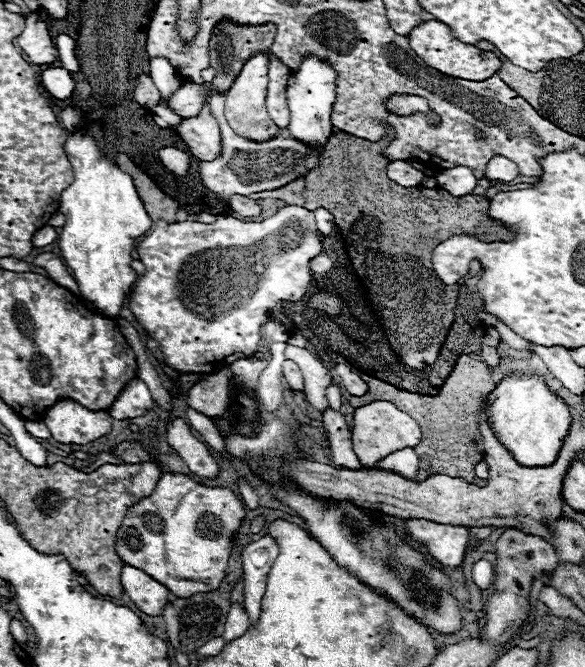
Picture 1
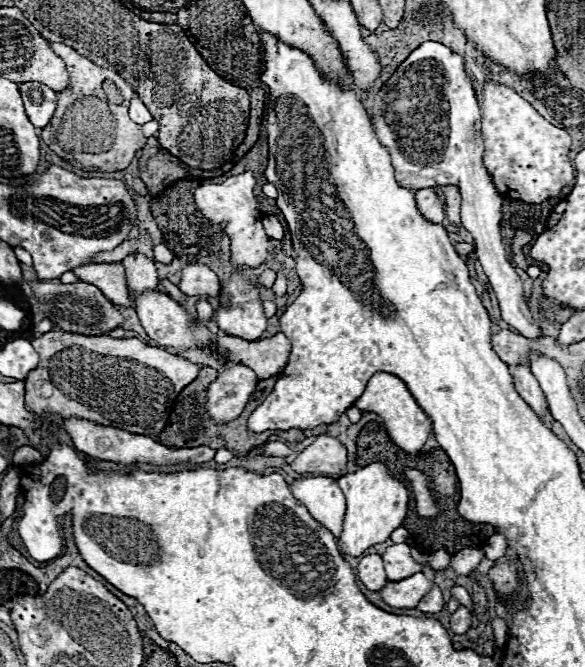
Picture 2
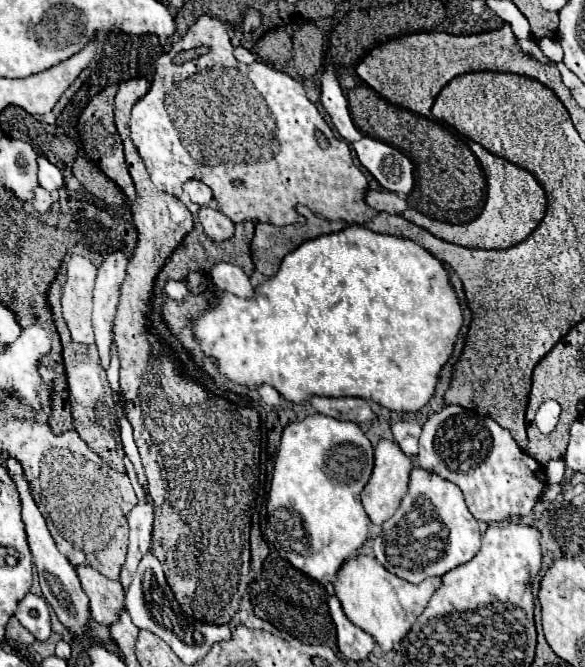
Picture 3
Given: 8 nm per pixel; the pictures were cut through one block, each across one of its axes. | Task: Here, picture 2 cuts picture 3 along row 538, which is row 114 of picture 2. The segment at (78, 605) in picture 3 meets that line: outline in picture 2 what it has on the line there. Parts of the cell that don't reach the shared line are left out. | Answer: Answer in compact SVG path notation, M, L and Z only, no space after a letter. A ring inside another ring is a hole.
M24 82L20 84L20 94L30 122L36 128L44 128L46 124L50 124L56 110L56 92L40 82Z

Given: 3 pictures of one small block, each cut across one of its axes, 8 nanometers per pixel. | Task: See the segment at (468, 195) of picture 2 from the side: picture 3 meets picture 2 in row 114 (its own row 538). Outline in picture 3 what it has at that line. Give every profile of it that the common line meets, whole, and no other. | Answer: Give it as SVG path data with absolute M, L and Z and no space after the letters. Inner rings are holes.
M416 466L410 474L410 488L402 504L382 526L374 538L376 560L392 574L422 582L430 576L442 576L452 568L466 564L480 548L480 530L470 514L460 488L434 472Z

